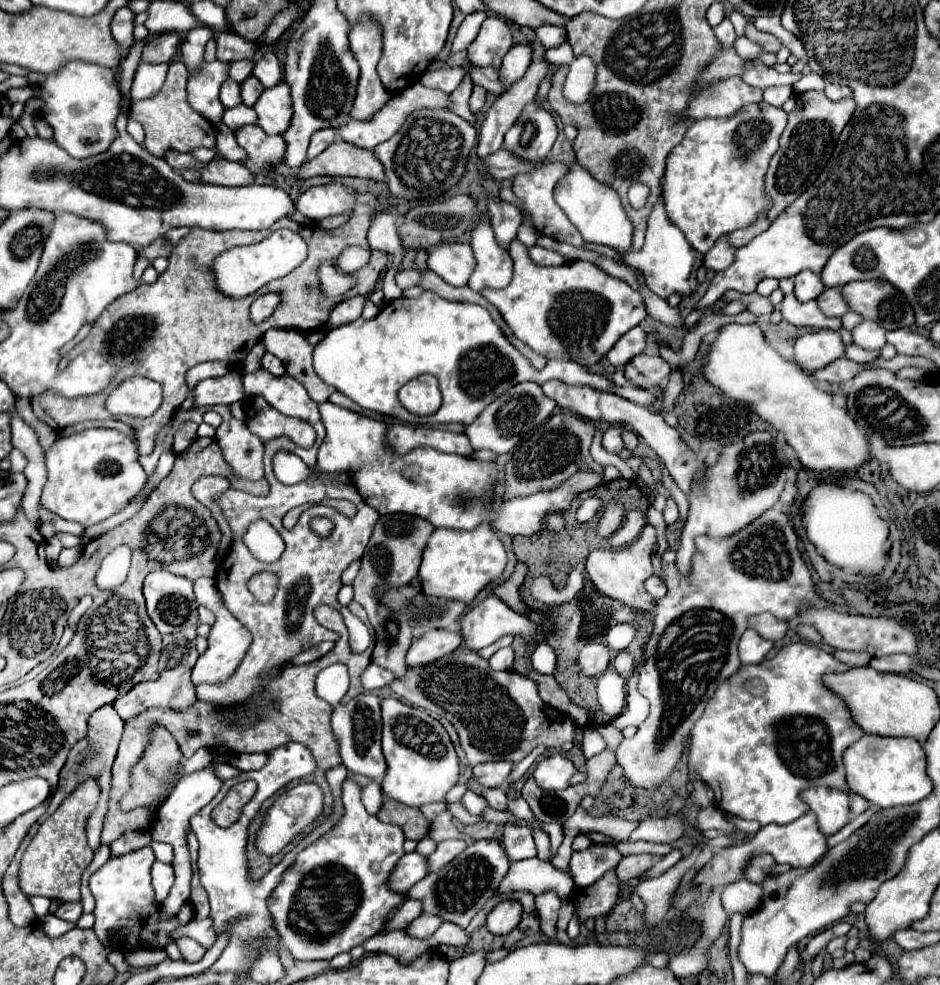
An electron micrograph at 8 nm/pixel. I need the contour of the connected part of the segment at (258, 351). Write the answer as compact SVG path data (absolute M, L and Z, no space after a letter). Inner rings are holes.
M261 342L257 343L247 354L246 359L242 363L241 370L244 373L254 372L261 366L262 357L265 349Z

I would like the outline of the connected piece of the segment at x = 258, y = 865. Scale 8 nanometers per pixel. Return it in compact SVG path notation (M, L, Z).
M250 834L250 838L248 838L248 846L246 846L246 856L248 856L248 874L250 874L250 880L254 880L254 882L258 882L272 866L276 866L278 862L280 862L280 858L284 856L288 852L288 848L286 850L282 850L280 854L276 854L276 856L272 856L272 858L268 858L268 856L262 856L262 854L258 854L256 852L256 848L254 848L254 840L252 840L252 834Z

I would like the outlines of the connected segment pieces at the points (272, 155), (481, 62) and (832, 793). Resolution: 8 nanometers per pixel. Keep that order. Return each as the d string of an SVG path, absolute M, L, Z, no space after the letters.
M242 126L242 128L238 128L236 130L236 142L238 142L238 146L240 148L244 148L244 152L246 152L246 160L242 162L242 166L244 168L248 168L254 176L258 176L258 178L264 178L272 168L276 168L280 162L282 162L282 158L284 158L284 152L286 152L286 142L284 142L284 138L280 136L280 134L266 134L262 128L258 128L258 126Z
M488 16L474 42L468 46L468 58L476 66L498 68L502 56L510 50L510 46L512 46L512 34L504 18Z
M812 786L804 788L800 792L800 798L816 814L820 830L828 836L836 834L850 820L850 810L848 810L850 794L844 790L828 786Z

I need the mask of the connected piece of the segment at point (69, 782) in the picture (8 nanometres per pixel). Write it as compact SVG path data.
M106 704L102 708L98 708L96 712L90 714L88 718L88 732L86 732L86 738L80 742L80 744L86 744L86 748L78 750L80 754L78 756L72 756L72 750L68 754L68 760L60 772L60 782L58 782L58 788L50 800L50 808L46 810L46 814L38 820L38 824L42 820L46 820L48 816L52 816L58 806L64 802L64 798L68 798L80 784L84 784L86 780L94 780L100 788L100 800L94 808L94 812L90 814L88 822L86 822L86 838L88 838L88 846L90 848L98 848L100 846L100 830L102 830L102 820L104 820L104 814L108 810L108 790L110 790L110 768L112 768L112 762L116 758L116 750L118 750L118 744L120 744L120 736L122 736L122 718L118 718L116 710L112 704Z

